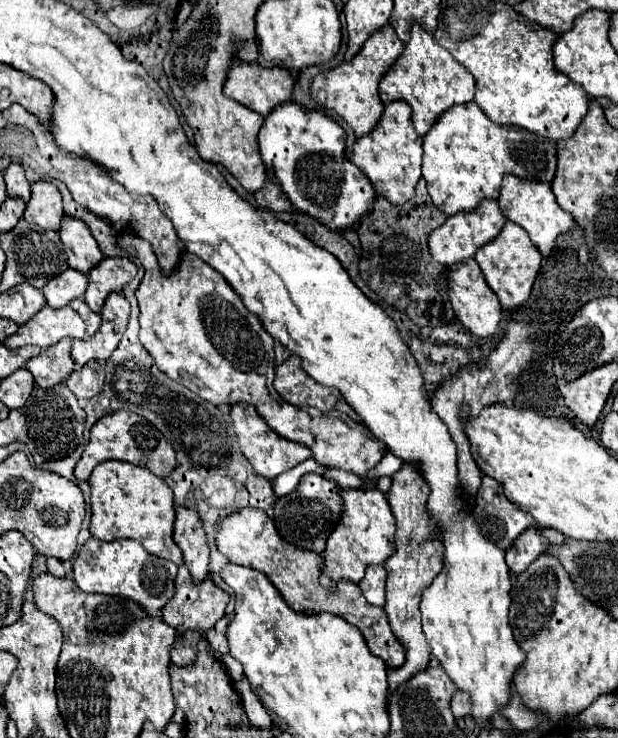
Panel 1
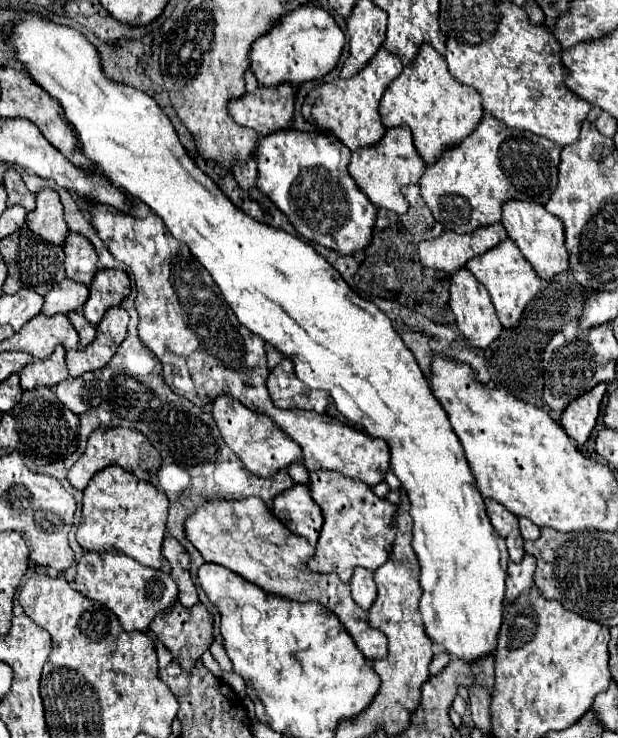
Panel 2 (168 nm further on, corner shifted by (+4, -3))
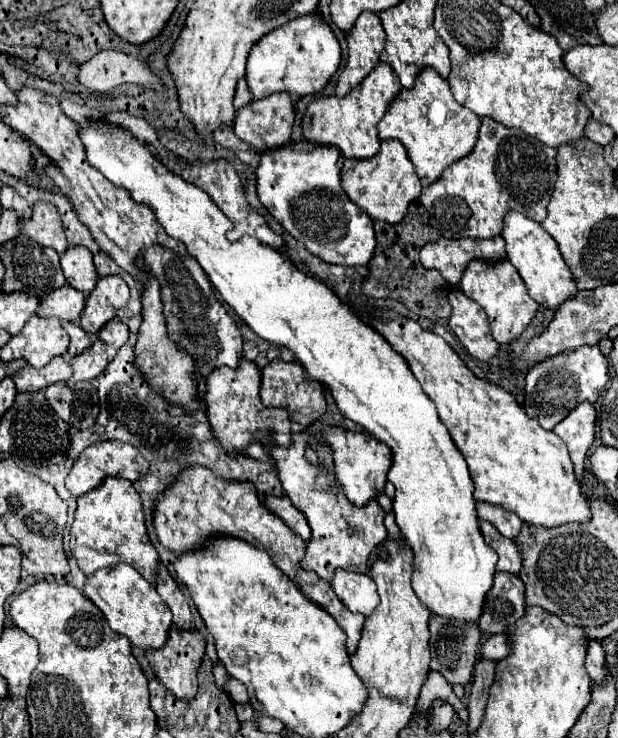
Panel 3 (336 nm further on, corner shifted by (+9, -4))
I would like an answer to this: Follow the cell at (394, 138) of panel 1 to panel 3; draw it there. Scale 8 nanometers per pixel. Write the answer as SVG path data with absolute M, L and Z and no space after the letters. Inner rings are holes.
M381 141L381 149L375 157L369 159L345 159L341 171L343 191L349 195L353 203L357 203L363 211L367 211L373 219L381 219L387 223L399 223L415 199L421 195L421 181L413 171L413 163L409 163L409 155L405 155L405 147L393 141Z

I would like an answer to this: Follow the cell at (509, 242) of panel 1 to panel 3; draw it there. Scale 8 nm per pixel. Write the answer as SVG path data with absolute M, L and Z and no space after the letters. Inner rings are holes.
M507 259L505 263L497 263L497 267L485 267L485 263L469 263L459 287L467 297L477 301L485 309L493 337L501 345L519 337L539 309L539 303L529 297L519 271Z

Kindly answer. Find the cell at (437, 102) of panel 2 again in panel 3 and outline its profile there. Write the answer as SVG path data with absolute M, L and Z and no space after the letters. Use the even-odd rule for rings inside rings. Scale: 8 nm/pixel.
M425 67L417 75L415 85L411 89L401 89L397 99L393 99L393 103L389 105L389 111L379 121L379 137L399 139L405 145L407 155L417 169L421 185L427 187L437 181L453 161L473 151L479 123L481 119L473 111L461 107L453 99L449 83L441 75L437 75L433 67Z

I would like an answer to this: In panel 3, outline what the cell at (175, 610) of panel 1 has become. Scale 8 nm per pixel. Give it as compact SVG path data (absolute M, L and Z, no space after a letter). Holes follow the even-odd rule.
M173 623L165 645L159 647L157 651L147 651L147 659L155 667L157 679L161 679L161 683L165 683L165 687L169 687L169 691L173 691L175 697L179 697L179 699L195 697L195 693L197 693L197 667L201 665L201 659L205 655L205 645L207 645L207 639L201 633L181 631Z

